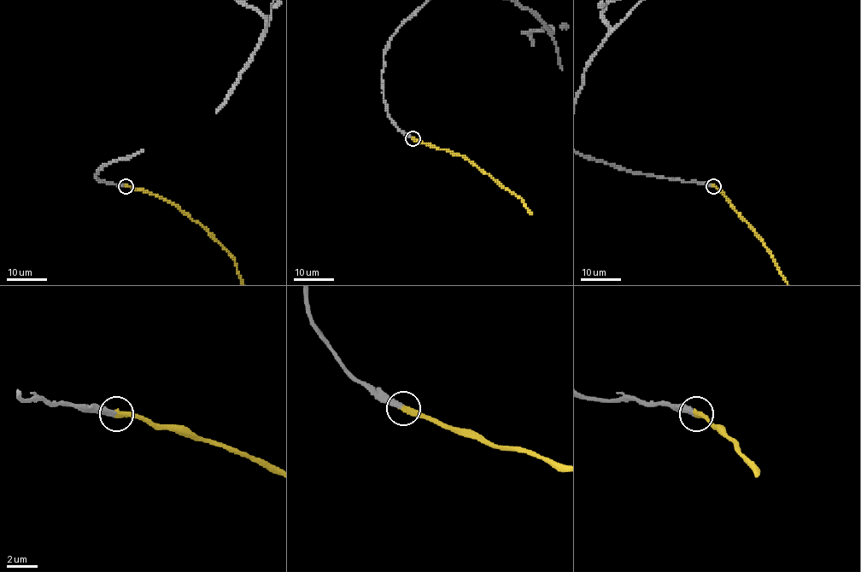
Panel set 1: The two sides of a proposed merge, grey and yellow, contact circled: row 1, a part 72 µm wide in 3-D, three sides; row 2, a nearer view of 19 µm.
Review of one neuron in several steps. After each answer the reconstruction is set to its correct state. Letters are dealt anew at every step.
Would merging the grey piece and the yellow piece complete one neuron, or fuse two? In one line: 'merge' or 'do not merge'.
merge

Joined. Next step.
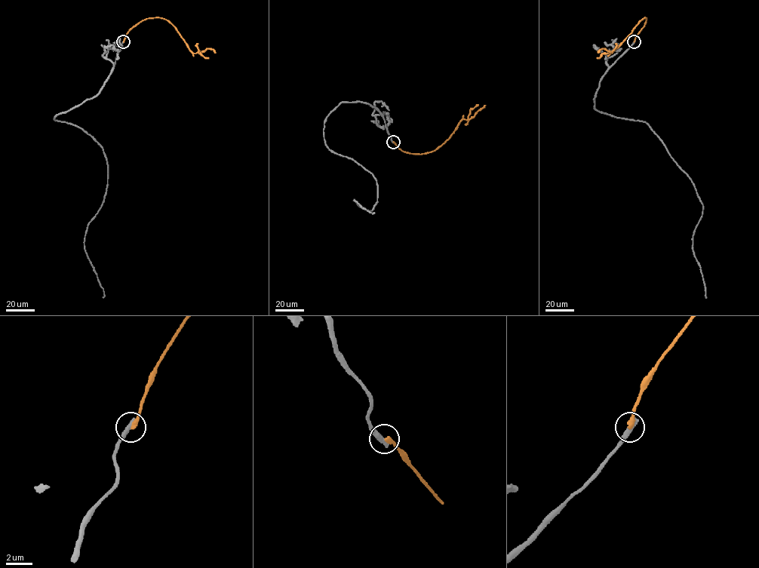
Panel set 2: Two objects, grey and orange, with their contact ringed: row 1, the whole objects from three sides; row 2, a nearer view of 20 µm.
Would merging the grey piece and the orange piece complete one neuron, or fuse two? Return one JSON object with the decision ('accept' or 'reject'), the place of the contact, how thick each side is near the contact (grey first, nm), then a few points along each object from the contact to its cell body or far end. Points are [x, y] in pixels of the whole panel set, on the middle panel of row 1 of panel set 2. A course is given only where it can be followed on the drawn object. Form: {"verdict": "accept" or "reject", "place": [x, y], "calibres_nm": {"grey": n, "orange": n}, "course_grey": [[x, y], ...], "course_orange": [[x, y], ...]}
{"verdict": "reject", "place": [393, 142], "calibres_nm": {"grey": 480, "orange": 360}, "course_grey": [[392, 142], [367, 103], [342, 102], [324, 123], [330, 149], [376, 179], [371, 210], [354, 201], [373, 214]], "course_orange": [[392, 142], [403, 151], [410, 153], [430, 152], [449, 137], [462, 118], [471, 118], [485, 105]]}

